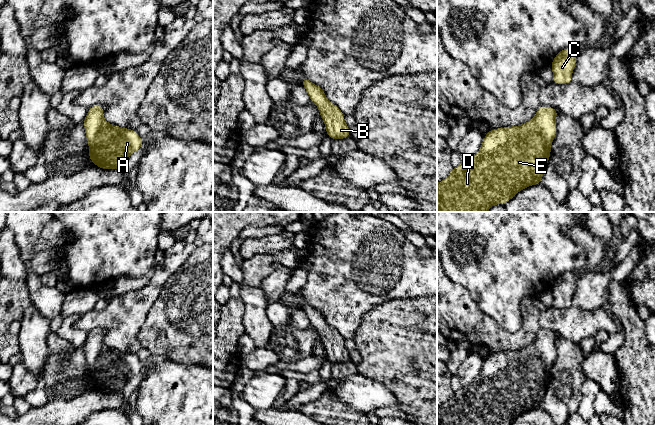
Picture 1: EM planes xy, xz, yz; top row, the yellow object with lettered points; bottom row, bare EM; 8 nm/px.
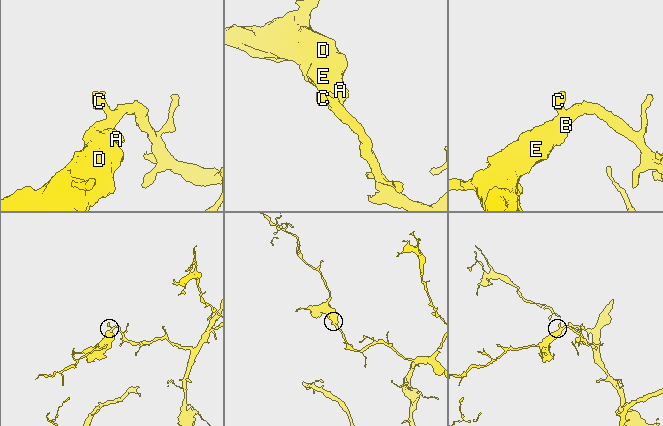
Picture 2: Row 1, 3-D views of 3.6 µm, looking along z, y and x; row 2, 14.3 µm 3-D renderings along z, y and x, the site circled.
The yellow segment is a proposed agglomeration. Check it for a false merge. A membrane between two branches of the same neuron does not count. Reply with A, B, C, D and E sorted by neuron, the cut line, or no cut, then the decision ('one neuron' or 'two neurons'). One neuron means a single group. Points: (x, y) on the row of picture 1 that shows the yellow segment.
A B C D E | no cut | one neuron

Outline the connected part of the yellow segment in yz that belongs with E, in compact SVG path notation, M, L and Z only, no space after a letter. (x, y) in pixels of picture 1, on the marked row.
M542 106L531 120L522 125L489 130L478 153L469 162L461 162L437 183L437 212L487 212L495 204L505 205L521 190L541 184L557 131L558 113L553 107Z

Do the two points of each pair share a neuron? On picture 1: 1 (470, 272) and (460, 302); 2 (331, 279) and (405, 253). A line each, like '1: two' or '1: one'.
1: two
2: one

